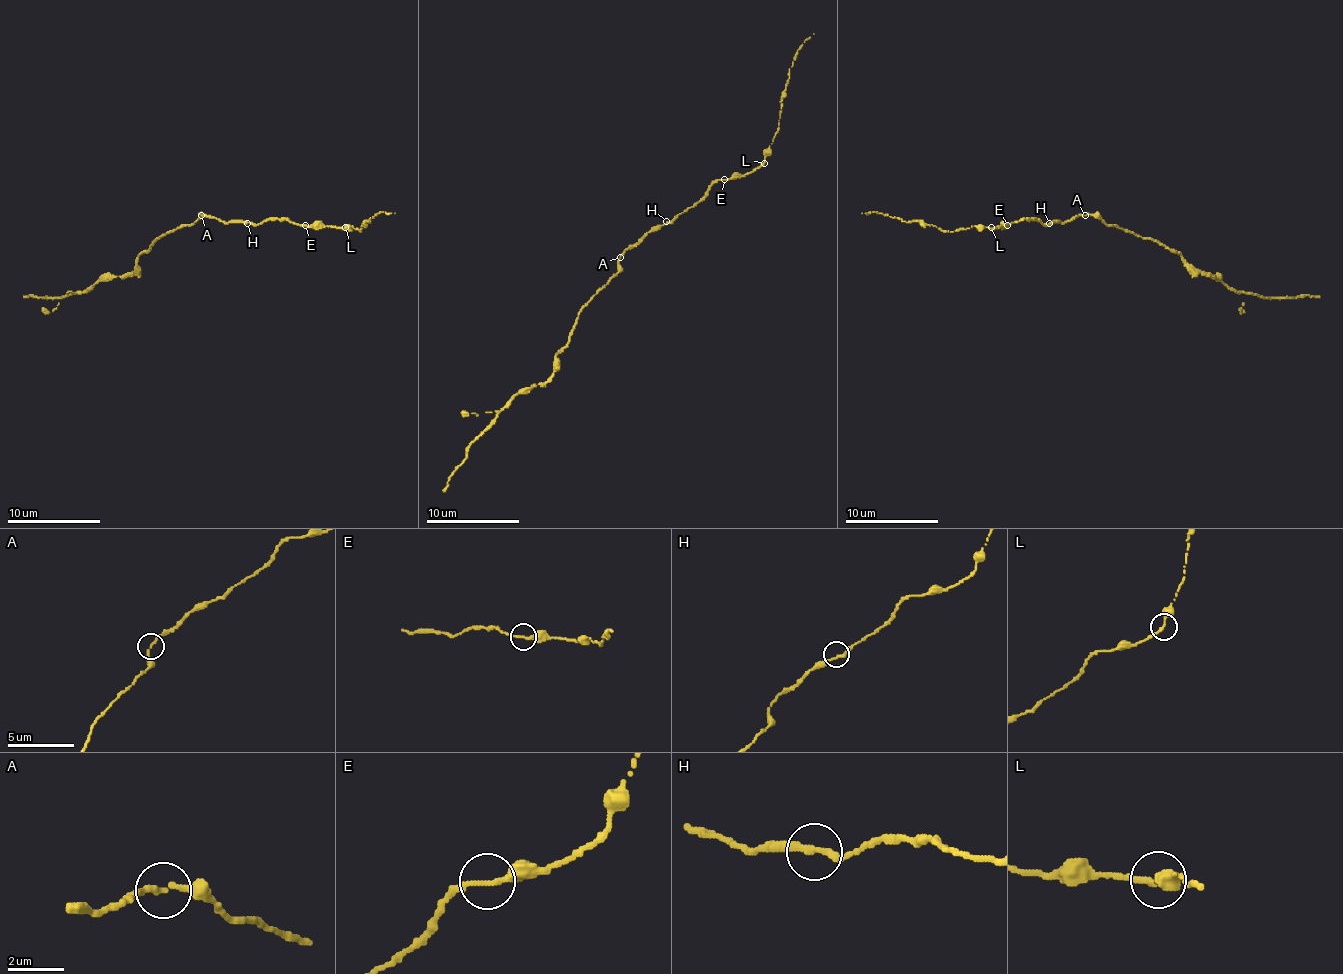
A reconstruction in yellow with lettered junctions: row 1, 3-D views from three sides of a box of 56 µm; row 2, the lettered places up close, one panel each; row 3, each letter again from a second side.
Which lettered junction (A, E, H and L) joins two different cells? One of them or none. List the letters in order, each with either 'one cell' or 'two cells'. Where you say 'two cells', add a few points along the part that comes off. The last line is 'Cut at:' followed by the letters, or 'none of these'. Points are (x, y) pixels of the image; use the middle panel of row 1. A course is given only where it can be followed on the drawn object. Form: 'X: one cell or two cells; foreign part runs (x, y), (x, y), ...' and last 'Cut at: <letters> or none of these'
A: one cell
E: one cell
H: one cell
L: one cell
Cut at: none of these

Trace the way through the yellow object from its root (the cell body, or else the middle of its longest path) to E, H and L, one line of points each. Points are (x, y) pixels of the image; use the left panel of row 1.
E: (203, 216), (212, 216), (226, 223), (256, 225), (263, 220), (284, 218), (305, 225)
H: (203, 216), (212, 216), (226, 223), (247, 223)
L: (203, 216), (212, 216), (226, 223), (259, 225), (263, 220), (284, 218), (301, 225), (345, 227)

